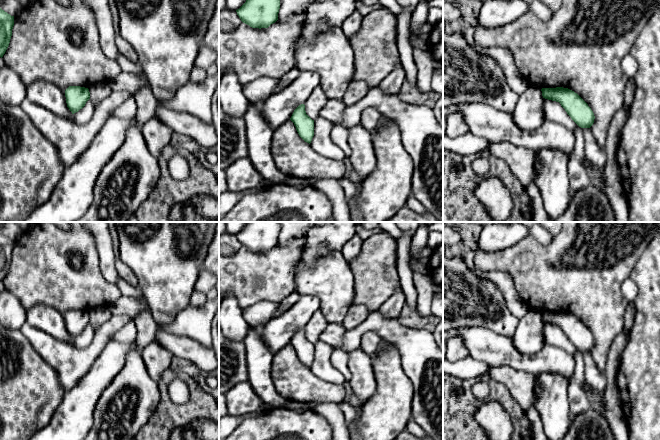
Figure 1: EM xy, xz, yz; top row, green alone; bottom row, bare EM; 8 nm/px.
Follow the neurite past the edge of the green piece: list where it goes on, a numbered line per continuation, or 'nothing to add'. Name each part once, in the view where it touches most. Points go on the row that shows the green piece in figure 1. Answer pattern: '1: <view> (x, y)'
nothing to add

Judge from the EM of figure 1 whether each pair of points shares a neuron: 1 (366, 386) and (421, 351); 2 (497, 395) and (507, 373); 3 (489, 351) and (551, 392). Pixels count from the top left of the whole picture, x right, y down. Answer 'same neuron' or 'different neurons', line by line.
1: different neurons
2: different neurons
3: different neurons

